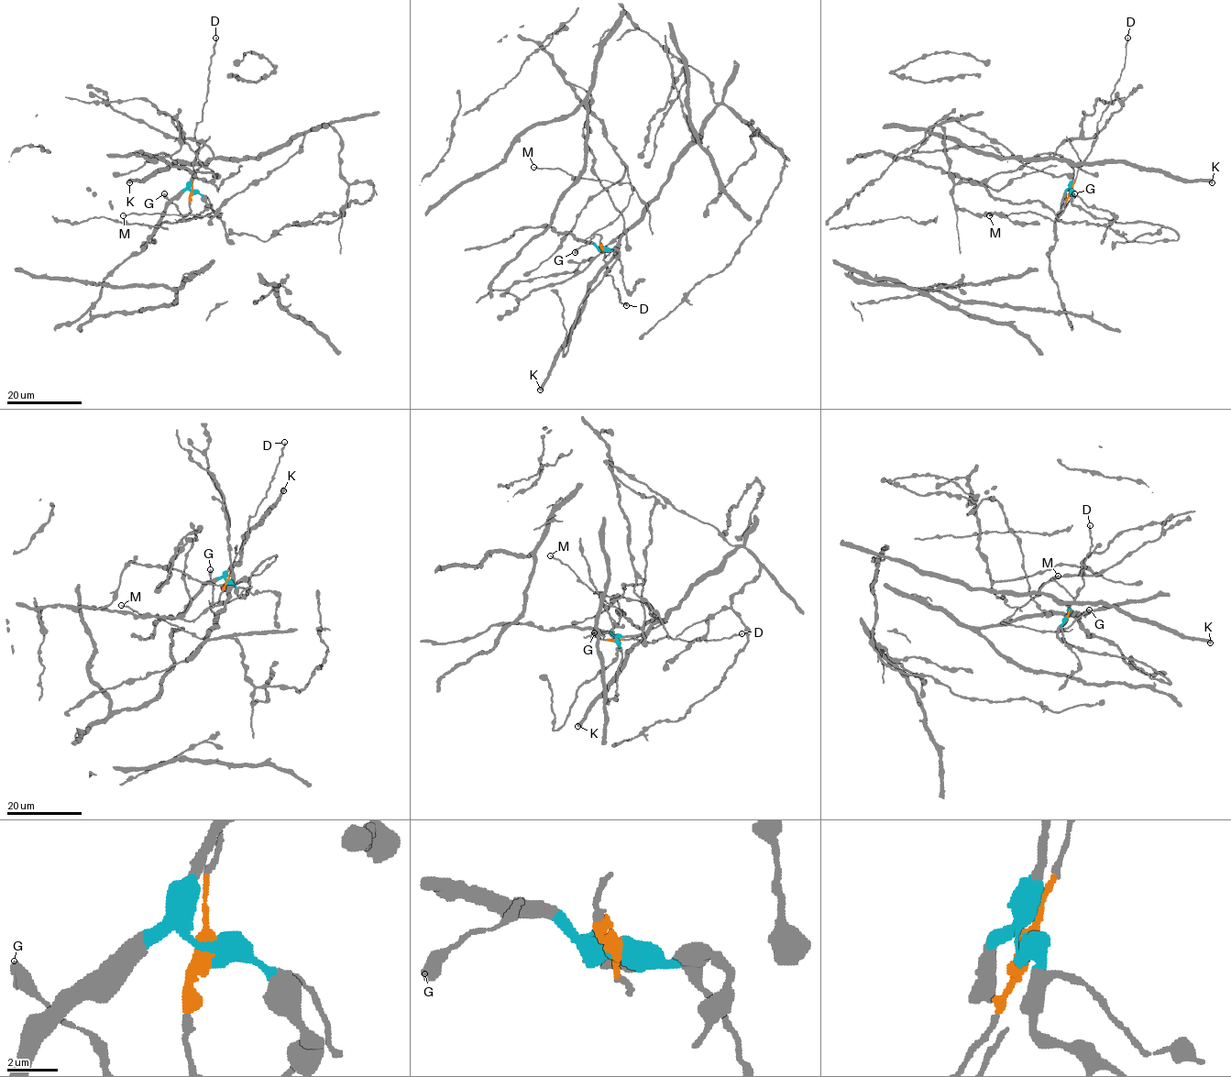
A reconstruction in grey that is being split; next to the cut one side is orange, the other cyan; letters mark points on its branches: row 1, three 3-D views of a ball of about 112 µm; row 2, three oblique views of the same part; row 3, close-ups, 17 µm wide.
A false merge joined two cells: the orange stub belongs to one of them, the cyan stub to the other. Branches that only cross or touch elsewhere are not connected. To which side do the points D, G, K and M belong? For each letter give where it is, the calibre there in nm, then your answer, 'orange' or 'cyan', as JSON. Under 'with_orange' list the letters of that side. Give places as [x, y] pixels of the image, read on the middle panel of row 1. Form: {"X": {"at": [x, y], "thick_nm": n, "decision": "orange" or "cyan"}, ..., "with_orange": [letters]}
{"D": {"at": [626, 305], "thick_nm": 160, "decision": "orange"}, "G": {"at": [575, 252], "thick_nm": 500, "decision": "orange"}, "K": {"at": [540, 390], "thick_nm": 500, "decision": "cyan"}, "M": {"at": [533, 167], "thick_nm": 170, "decision": "orange"}, "with_orange": ["D", "G", "M"]}

